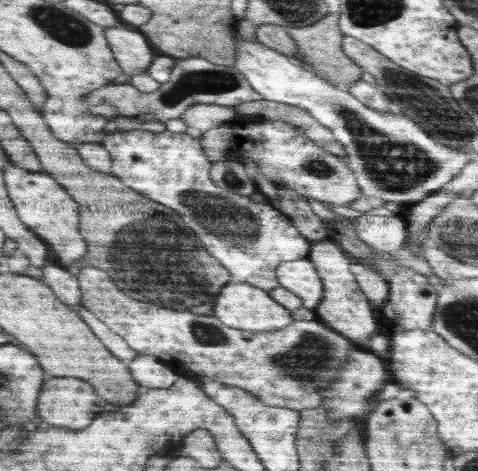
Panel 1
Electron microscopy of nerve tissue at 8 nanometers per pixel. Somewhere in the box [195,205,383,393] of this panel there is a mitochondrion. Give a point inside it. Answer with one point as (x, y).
(311, 360)

